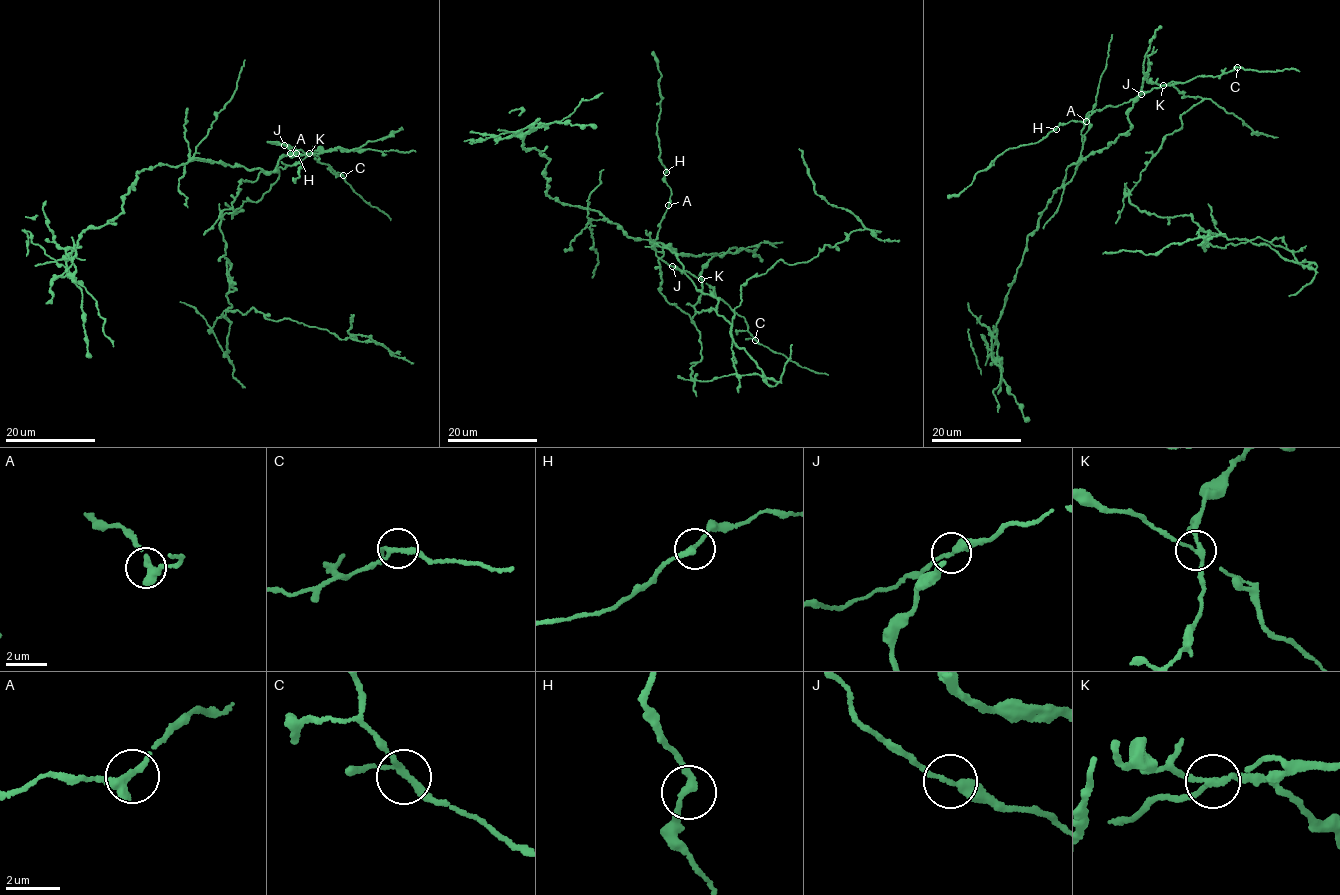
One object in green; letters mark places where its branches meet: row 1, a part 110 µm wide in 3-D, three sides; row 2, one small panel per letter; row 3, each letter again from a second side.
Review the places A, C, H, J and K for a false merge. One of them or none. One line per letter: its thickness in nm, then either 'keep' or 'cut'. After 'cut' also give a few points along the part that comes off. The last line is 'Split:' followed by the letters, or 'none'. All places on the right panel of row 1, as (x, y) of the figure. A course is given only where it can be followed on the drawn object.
A: 200 nm thick; keep
C: 200 nm thick; keep
H: 240 nm thick; keep
J: 280 nm thick; keep
K: 190 nm thick; cut; foreign part runs (1162, 85), (1202, 99), (1129, 199), (1247, 241), (1206, 249), (1198, 235), (1153, 253), (1103, 254)
Split: K

